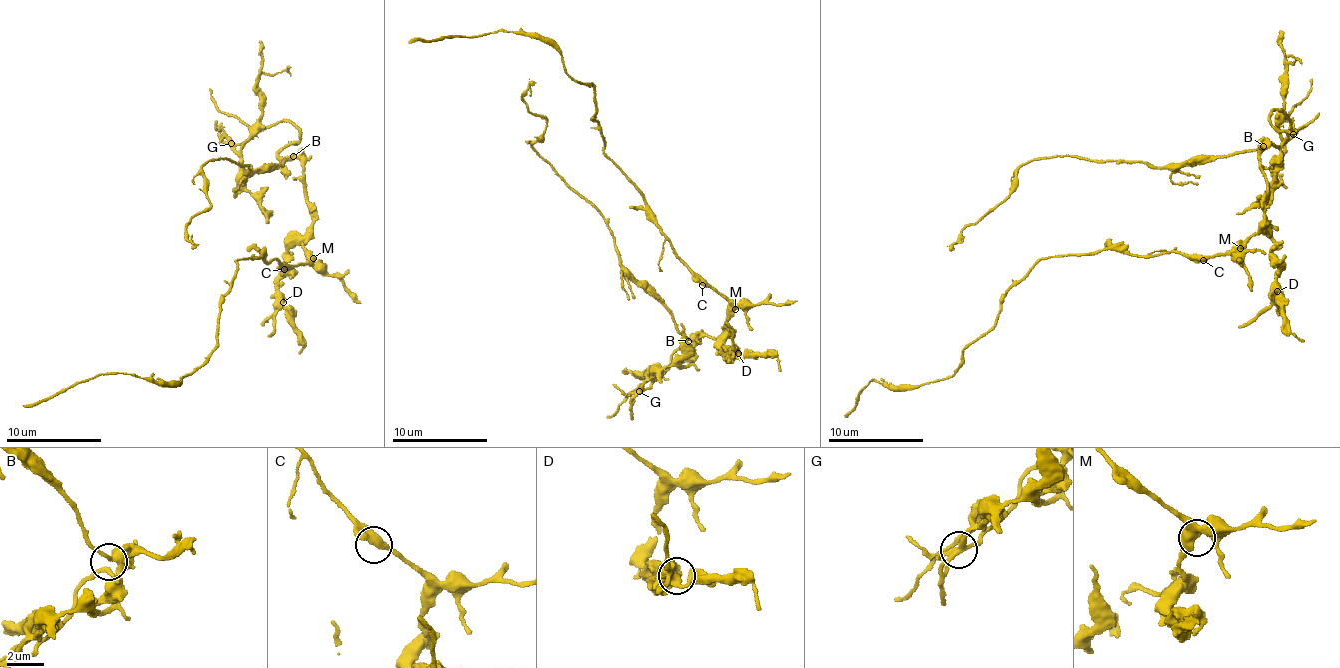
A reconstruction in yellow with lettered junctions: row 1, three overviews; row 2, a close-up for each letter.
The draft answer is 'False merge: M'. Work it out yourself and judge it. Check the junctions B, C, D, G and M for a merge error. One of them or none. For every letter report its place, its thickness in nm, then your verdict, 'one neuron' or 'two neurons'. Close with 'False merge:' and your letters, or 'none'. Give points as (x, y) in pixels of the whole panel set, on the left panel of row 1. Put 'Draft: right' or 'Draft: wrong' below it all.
B: at (293, 156); 360 nm thick; one neuron
C: at (284, 269); 480 nm thick; one neuron
D: at (283, 302); 440 nm thick; one neuron
G: at (231, 143); 320 nm thick; one neuron
M: at (313, 258); 480 nm thick; one neuron
False merge: none
Draft: wrong

